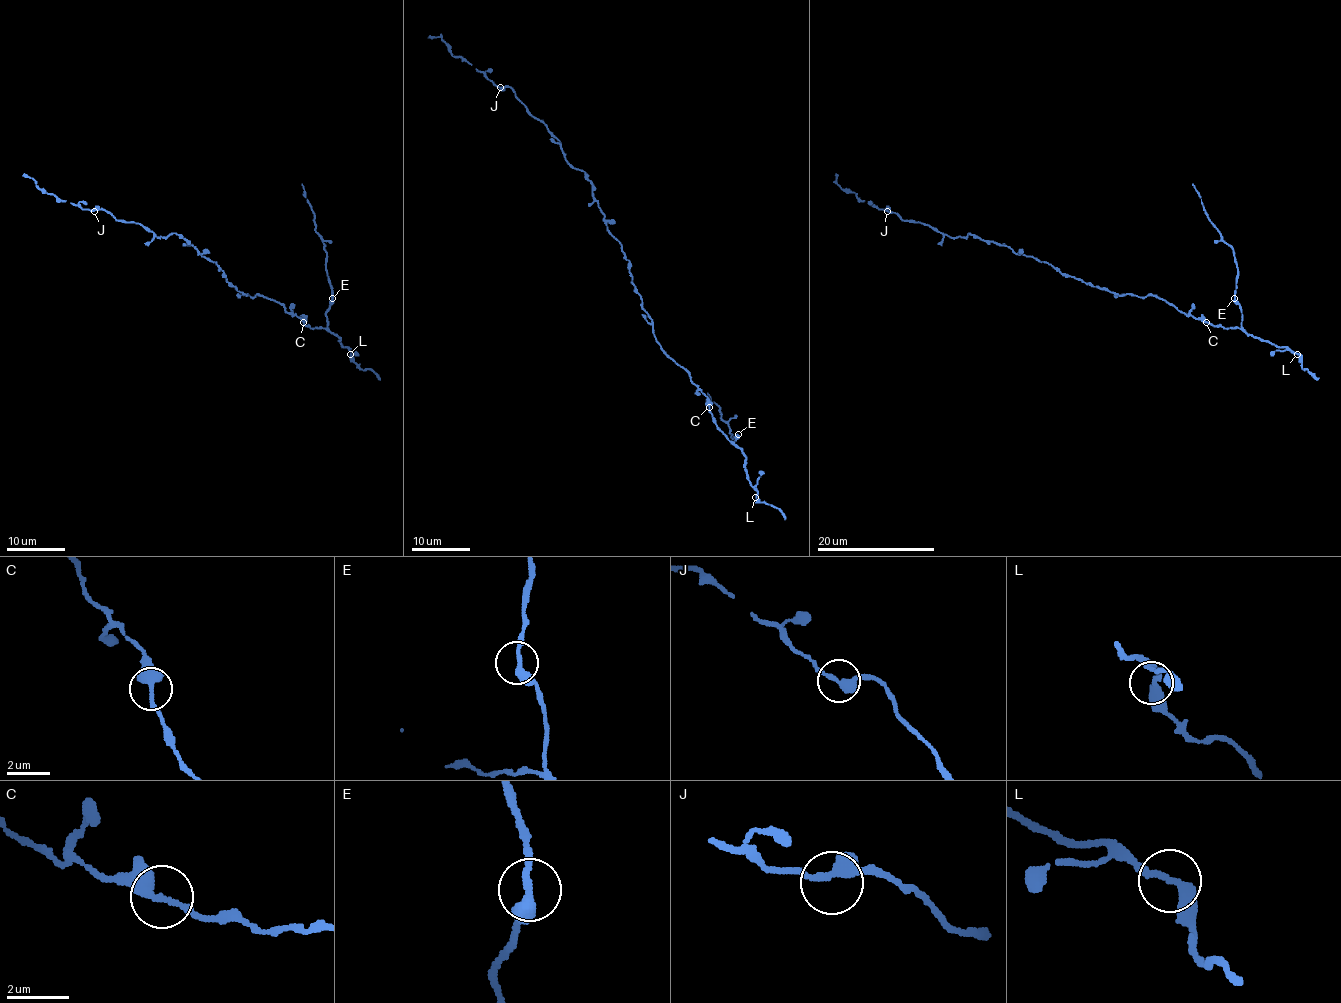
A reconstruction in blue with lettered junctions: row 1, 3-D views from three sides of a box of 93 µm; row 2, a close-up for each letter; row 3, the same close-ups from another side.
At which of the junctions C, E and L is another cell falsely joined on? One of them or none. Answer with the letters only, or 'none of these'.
none of these

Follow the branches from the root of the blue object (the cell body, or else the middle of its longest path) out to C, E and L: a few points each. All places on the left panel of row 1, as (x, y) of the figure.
C: (226, 280), (245, 295), (263, 295), (275, 299), (303, 321)
E: (226, 280), (245, 295), (263, 295), (275, 299), (310, 327), (326, 326), (326, 310), (332, 298)
L: (226, 280), (245, 295), (275, 299), (310, 327), (326, 327), (350, 354)

